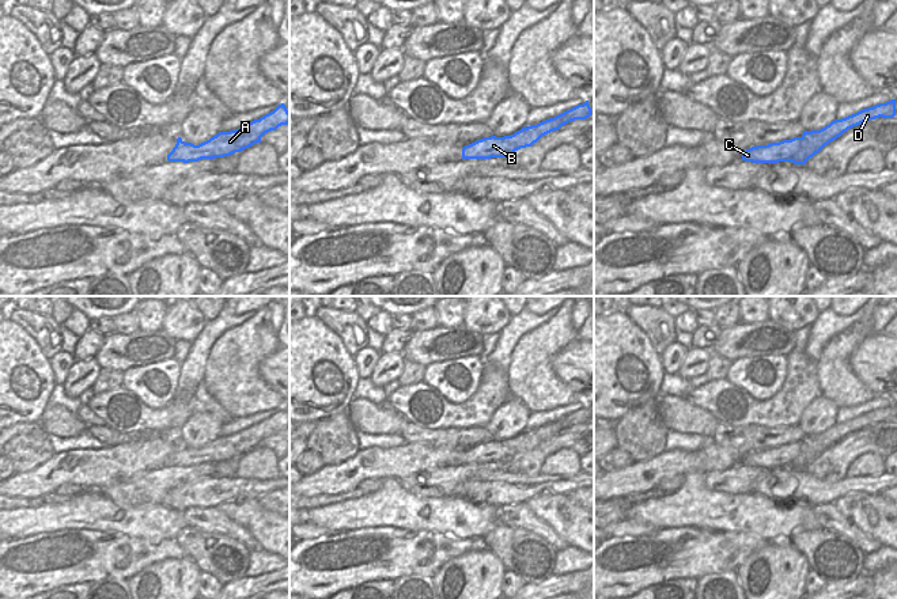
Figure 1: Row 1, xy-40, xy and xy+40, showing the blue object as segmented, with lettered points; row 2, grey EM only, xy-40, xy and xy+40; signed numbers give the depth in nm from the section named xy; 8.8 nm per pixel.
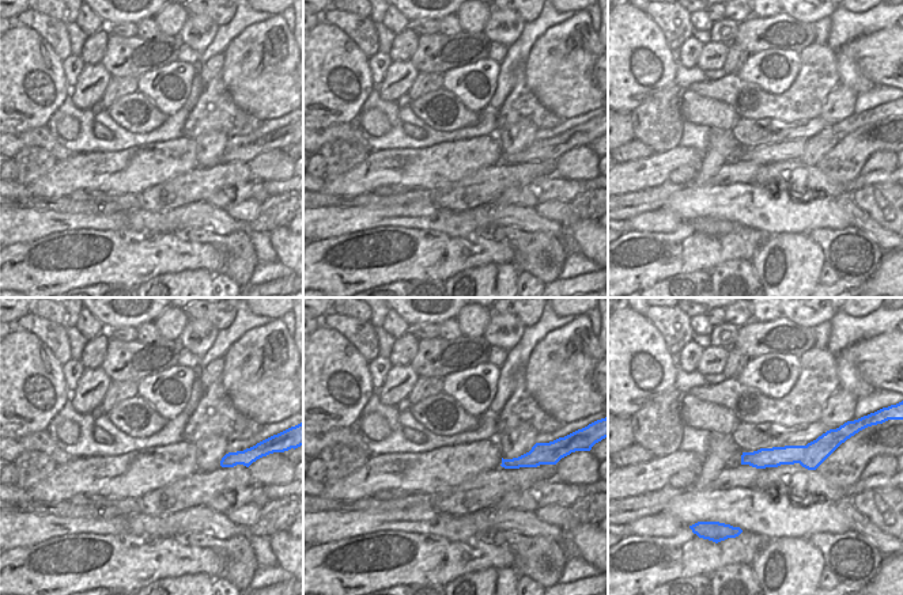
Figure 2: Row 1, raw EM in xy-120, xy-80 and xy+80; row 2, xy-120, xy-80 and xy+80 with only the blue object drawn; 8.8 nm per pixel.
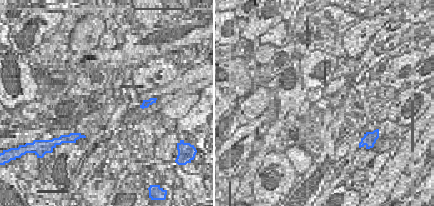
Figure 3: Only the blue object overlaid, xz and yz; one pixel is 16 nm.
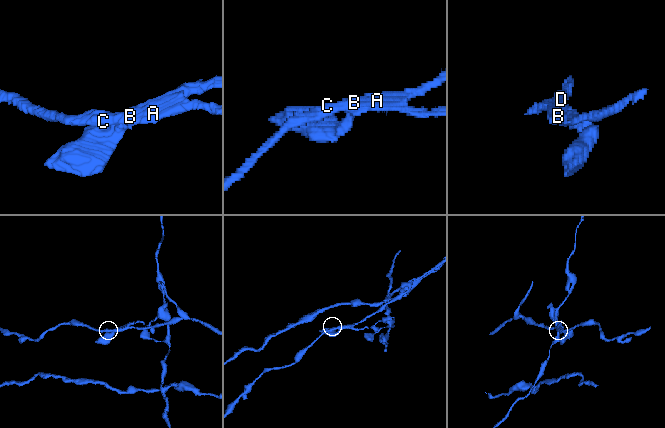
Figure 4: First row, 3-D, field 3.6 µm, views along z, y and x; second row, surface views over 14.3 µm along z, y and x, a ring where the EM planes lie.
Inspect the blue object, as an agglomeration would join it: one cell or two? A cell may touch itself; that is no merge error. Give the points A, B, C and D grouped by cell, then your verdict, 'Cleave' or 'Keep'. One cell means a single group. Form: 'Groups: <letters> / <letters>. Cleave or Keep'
Groups: A B C / D. Cleave

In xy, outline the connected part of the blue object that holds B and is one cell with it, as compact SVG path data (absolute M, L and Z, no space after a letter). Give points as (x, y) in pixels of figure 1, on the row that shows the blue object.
M559 125L556 129L546 130L545 133L541 133L540 130L529 130L526 126L523 126L521 130L515 132L511 136L504 137L484 137L481 140L477 140L469 145L465 145L462 148L462 159L491 159L491 158L510 158L515 151L526 147L531 147L534 143L537 143L542 136L559 130L563 125Z

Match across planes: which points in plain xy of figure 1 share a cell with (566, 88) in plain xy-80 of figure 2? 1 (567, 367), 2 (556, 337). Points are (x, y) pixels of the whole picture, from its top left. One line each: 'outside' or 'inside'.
1: outside
2: inside

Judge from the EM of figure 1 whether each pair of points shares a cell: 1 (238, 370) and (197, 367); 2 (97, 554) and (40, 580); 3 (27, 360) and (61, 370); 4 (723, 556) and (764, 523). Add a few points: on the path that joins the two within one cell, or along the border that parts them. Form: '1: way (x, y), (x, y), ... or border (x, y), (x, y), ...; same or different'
1: border (219, 338), (209, 351), (201, 380); different
2: way (83, 558), (74, 567), (53, 569); same
3: border (48, 360), (56, 383); different
4: border (718, 530), (744, 531), (768, 541); different

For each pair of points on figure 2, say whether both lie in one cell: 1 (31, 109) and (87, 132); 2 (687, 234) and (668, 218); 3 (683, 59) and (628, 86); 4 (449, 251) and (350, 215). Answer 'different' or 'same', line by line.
1: different
2: different
3: different
4: different

